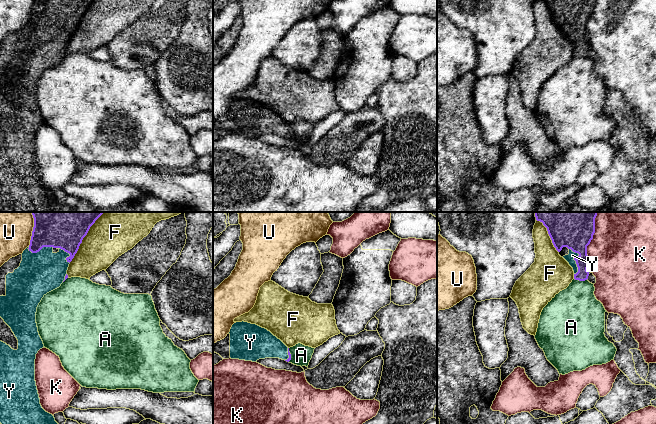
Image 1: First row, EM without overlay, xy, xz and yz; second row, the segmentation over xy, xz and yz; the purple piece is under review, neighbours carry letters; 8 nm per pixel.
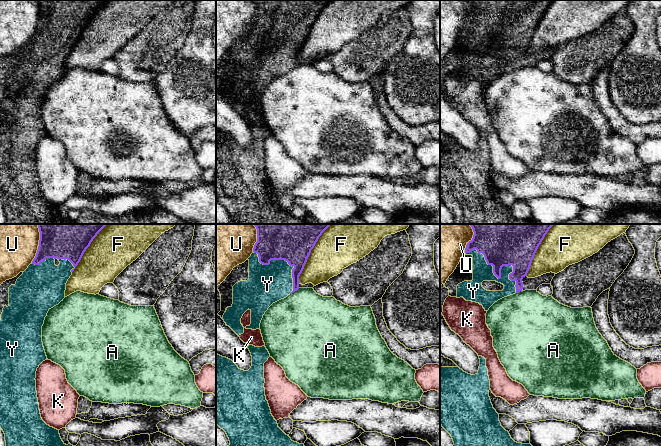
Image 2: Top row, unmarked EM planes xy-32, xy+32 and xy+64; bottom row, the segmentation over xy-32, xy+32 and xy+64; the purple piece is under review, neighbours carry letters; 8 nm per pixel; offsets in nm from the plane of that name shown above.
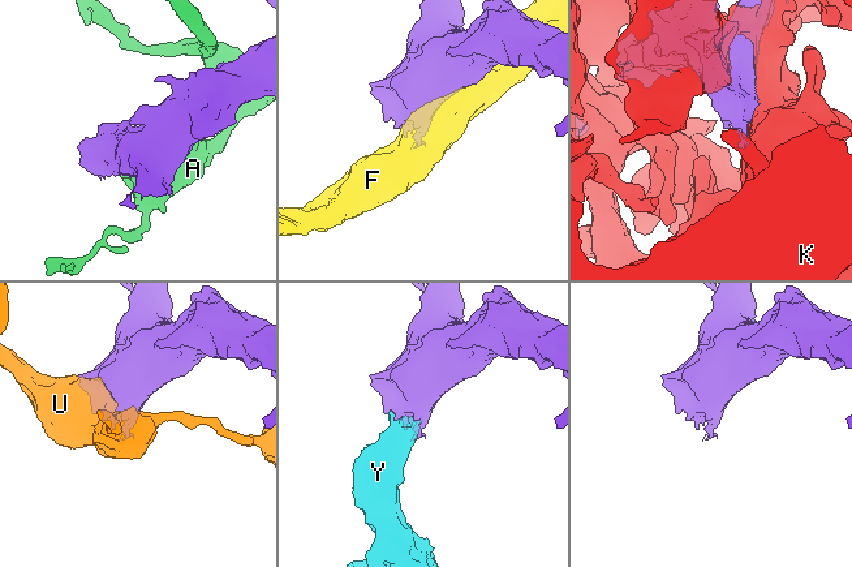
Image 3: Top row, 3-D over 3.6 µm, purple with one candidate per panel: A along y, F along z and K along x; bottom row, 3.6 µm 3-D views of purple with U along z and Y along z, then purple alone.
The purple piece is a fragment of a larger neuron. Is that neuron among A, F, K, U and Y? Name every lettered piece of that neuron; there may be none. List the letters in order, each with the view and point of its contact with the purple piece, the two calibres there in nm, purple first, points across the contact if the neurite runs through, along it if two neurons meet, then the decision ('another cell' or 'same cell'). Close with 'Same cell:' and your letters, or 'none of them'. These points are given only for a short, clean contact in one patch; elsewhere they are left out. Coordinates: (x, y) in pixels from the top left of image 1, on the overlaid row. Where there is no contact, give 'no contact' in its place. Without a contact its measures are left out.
A: contact yz (580, 280); calibres 100 and 380 nm; border yz (574, 278), (586, 280); another cell
F: contact xy (84, 236); calibres 480 and 360 nm; another cell
K: contact yz (592, 238); calibres 400 and 500 nm; another cell
U: contact xy (33, 229); calibres 460 and 280 nm; another cell
Y: contact yz (574, 259); calibres 320 and 70 nm; same cell
Same cell: Y

